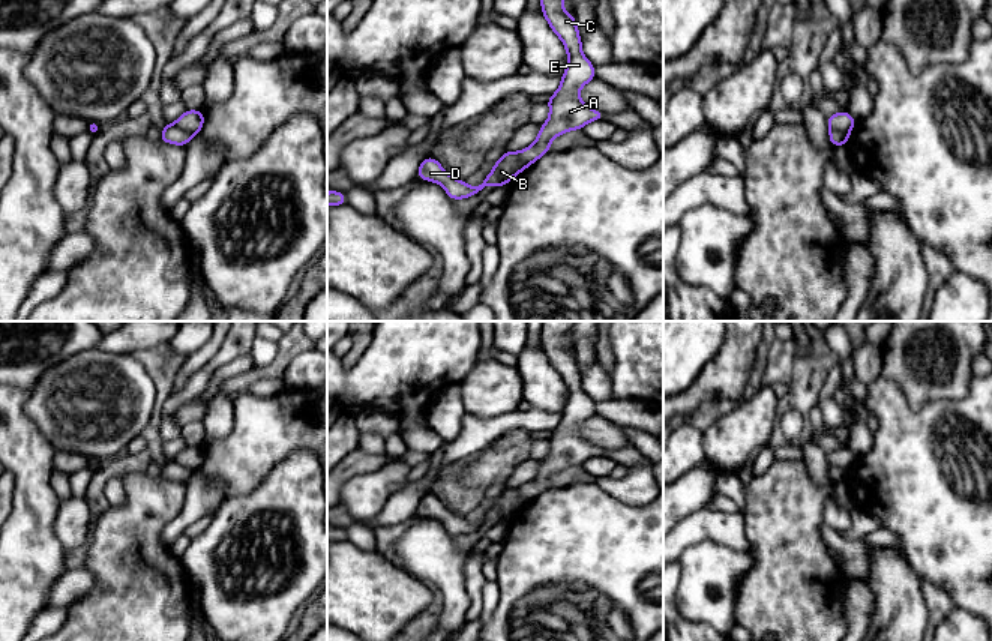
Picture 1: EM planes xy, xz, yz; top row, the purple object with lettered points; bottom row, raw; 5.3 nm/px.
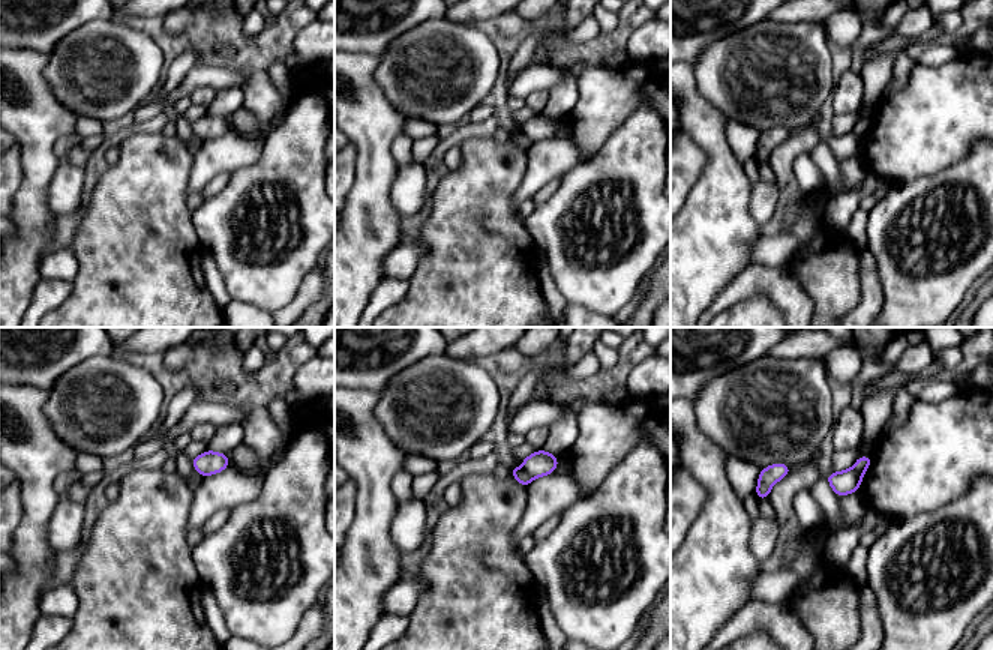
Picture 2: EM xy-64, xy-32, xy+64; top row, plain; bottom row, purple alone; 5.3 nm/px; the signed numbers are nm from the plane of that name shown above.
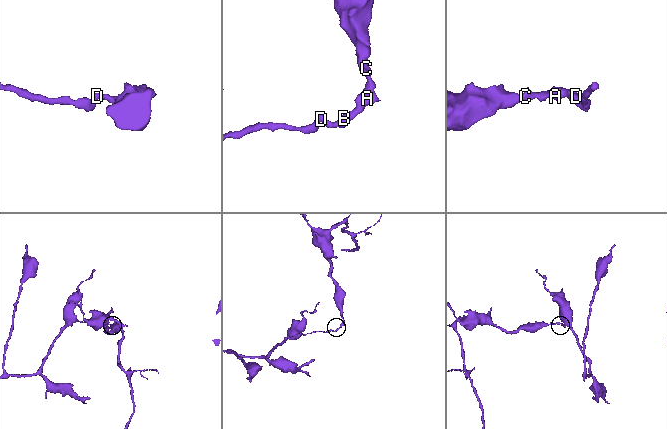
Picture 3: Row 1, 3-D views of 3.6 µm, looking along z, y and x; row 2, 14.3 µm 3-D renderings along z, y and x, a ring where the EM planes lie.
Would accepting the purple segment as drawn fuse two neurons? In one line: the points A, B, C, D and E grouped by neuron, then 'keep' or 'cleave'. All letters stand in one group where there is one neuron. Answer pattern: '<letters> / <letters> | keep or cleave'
A C E / B D | cleave

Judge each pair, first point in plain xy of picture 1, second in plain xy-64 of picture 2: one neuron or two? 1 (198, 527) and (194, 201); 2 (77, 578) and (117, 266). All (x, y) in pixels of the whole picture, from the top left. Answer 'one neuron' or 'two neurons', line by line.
1: two neurons
2: two neurons

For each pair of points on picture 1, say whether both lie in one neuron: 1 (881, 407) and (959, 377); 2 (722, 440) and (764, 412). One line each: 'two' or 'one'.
1: two
2: one

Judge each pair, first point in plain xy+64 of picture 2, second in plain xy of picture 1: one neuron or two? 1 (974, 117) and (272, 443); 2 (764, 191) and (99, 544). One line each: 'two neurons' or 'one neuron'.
1: one neuron
2: two neurons

